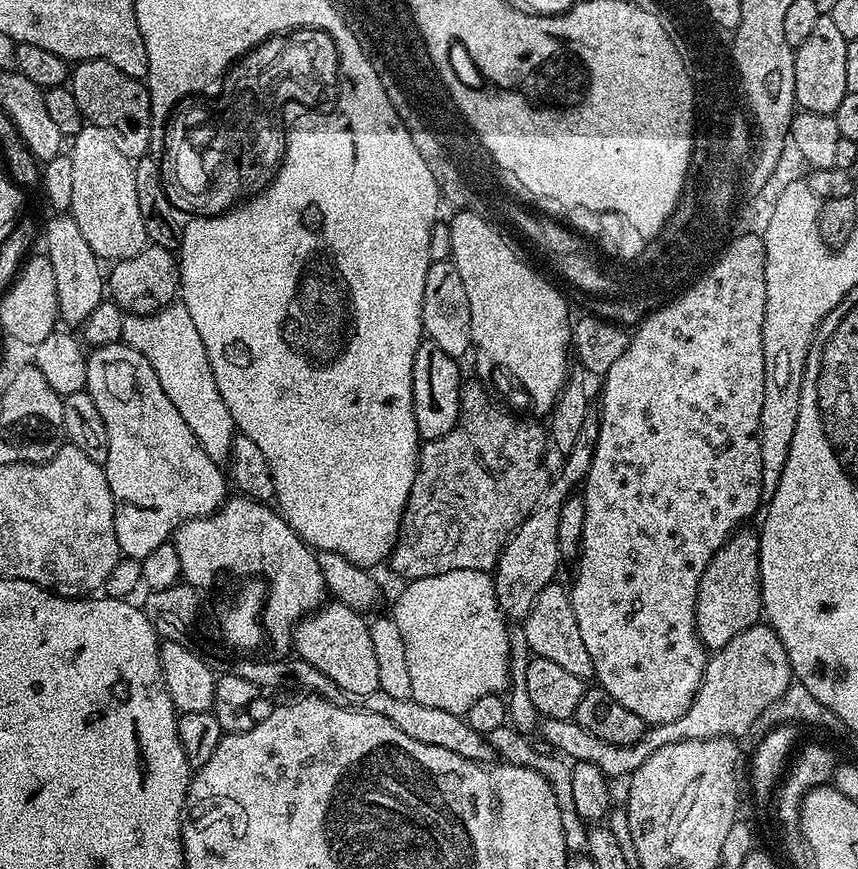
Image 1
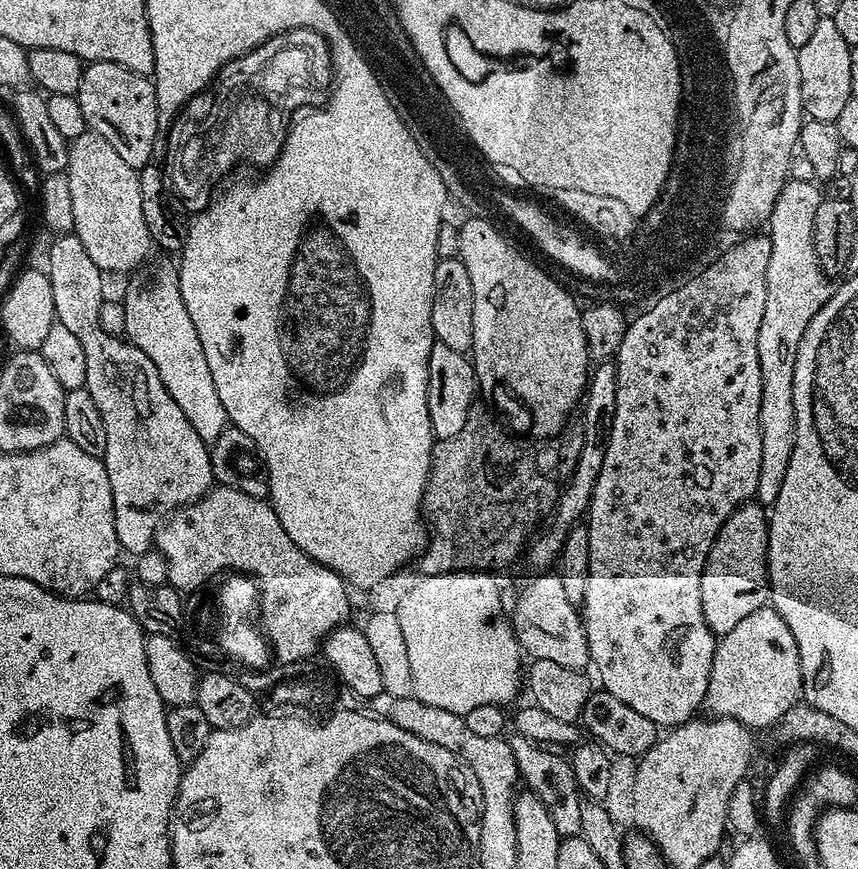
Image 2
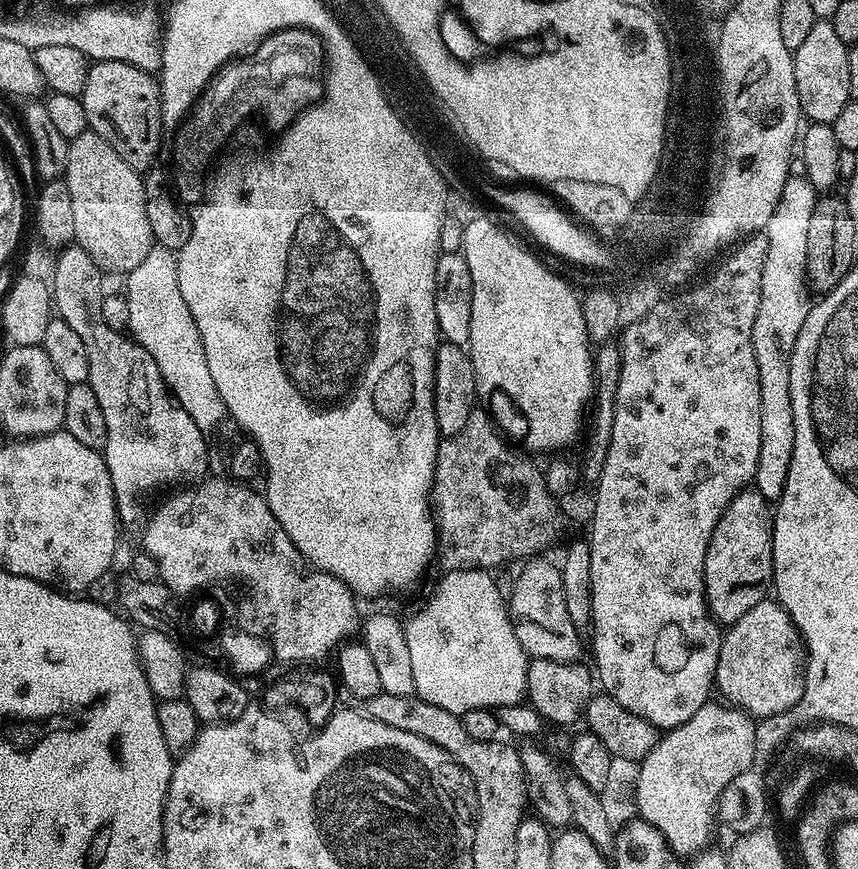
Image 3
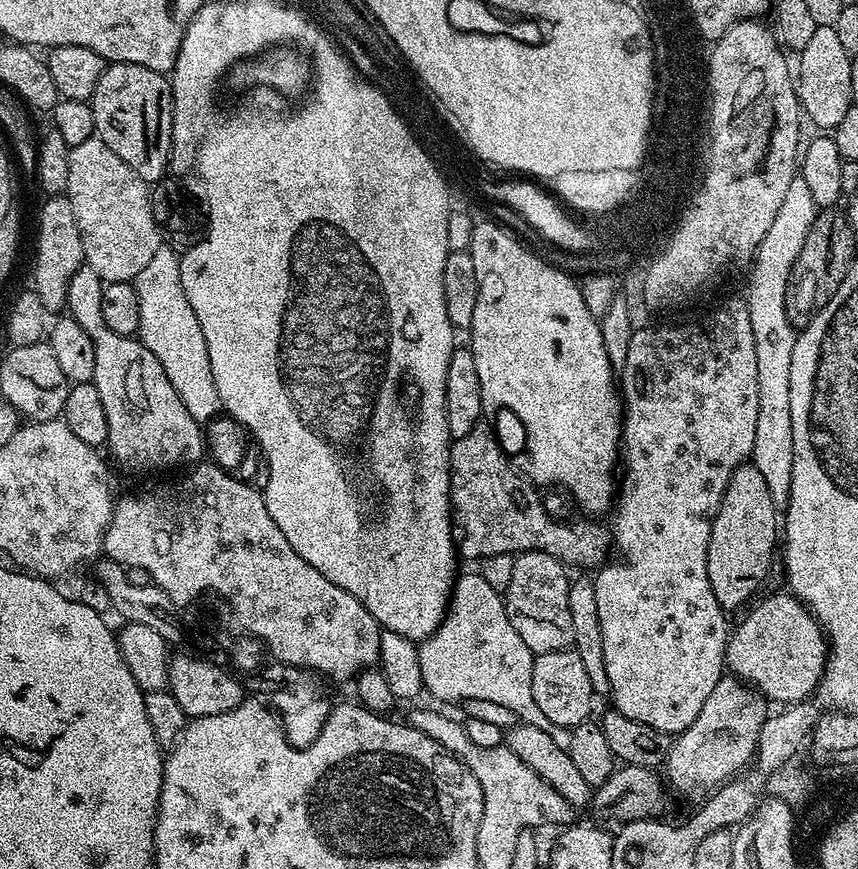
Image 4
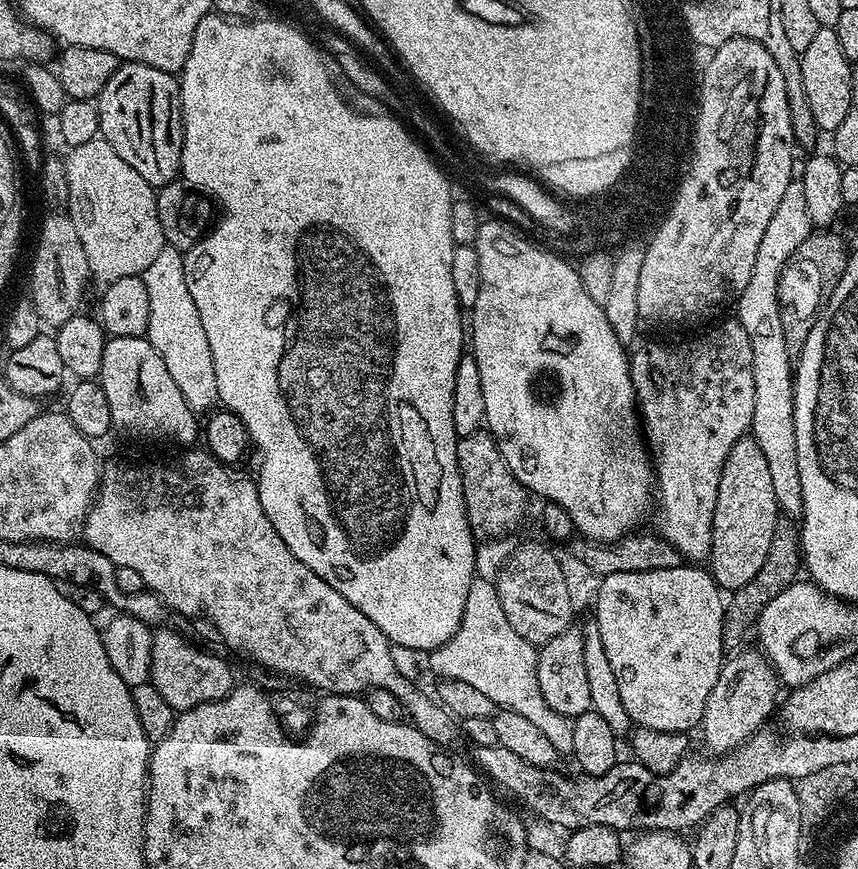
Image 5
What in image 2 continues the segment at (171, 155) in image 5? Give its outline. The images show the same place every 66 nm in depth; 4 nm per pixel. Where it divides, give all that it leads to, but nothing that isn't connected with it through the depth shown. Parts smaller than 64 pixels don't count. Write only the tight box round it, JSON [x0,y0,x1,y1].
[75,60,160,170]

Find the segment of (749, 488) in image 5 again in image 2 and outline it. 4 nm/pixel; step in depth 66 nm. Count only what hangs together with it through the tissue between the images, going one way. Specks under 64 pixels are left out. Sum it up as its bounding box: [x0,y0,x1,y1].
[702,502,769,637]

